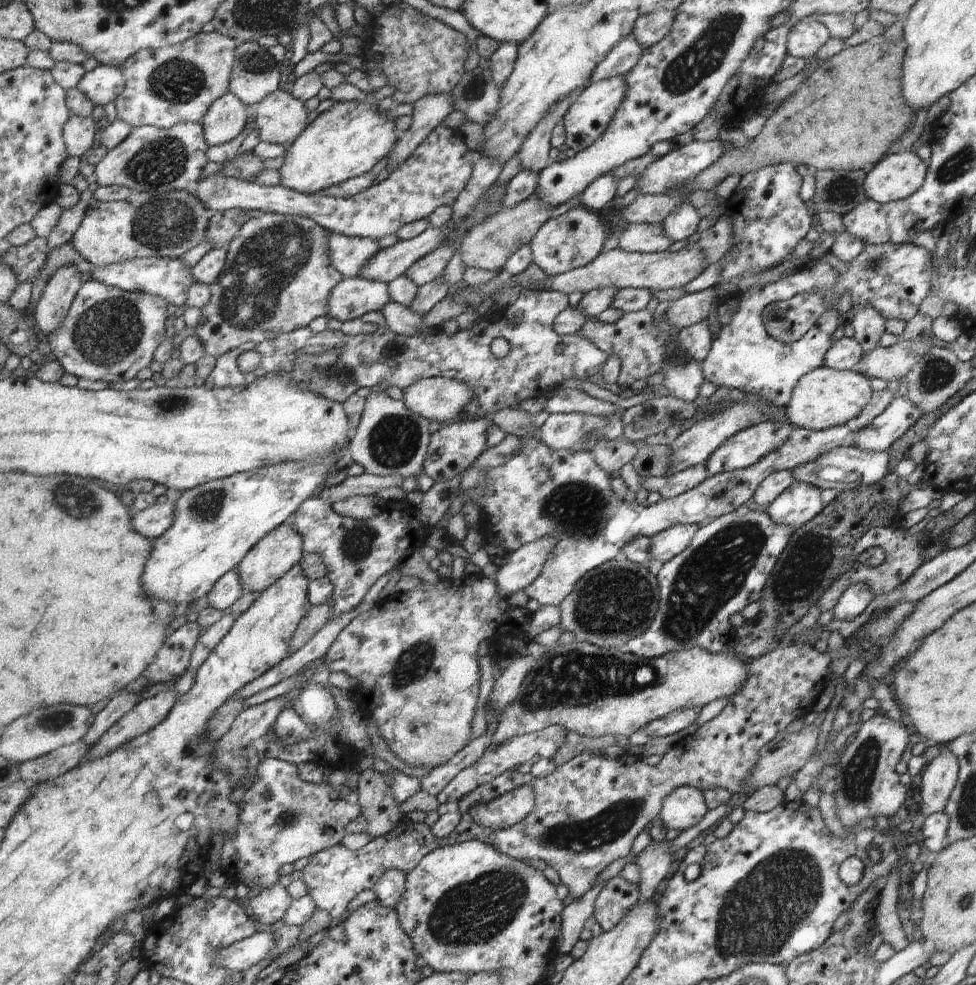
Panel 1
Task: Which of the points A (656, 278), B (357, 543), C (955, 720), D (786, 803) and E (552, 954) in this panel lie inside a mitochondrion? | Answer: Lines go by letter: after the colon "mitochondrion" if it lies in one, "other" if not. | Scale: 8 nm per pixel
A: other
B: mitochondrion
C: other
D: other
E: other

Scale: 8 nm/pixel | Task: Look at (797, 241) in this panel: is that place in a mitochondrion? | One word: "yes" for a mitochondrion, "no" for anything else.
no

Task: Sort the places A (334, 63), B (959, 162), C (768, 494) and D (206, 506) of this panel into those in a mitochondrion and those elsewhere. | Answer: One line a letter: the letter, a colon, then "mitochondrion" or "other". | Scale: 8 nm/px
A: other
B: mitochondrion
C: other
D: mitochondrion

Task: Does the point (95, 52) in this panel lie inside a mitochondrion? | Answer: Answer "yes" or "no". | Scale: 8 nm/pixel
no

